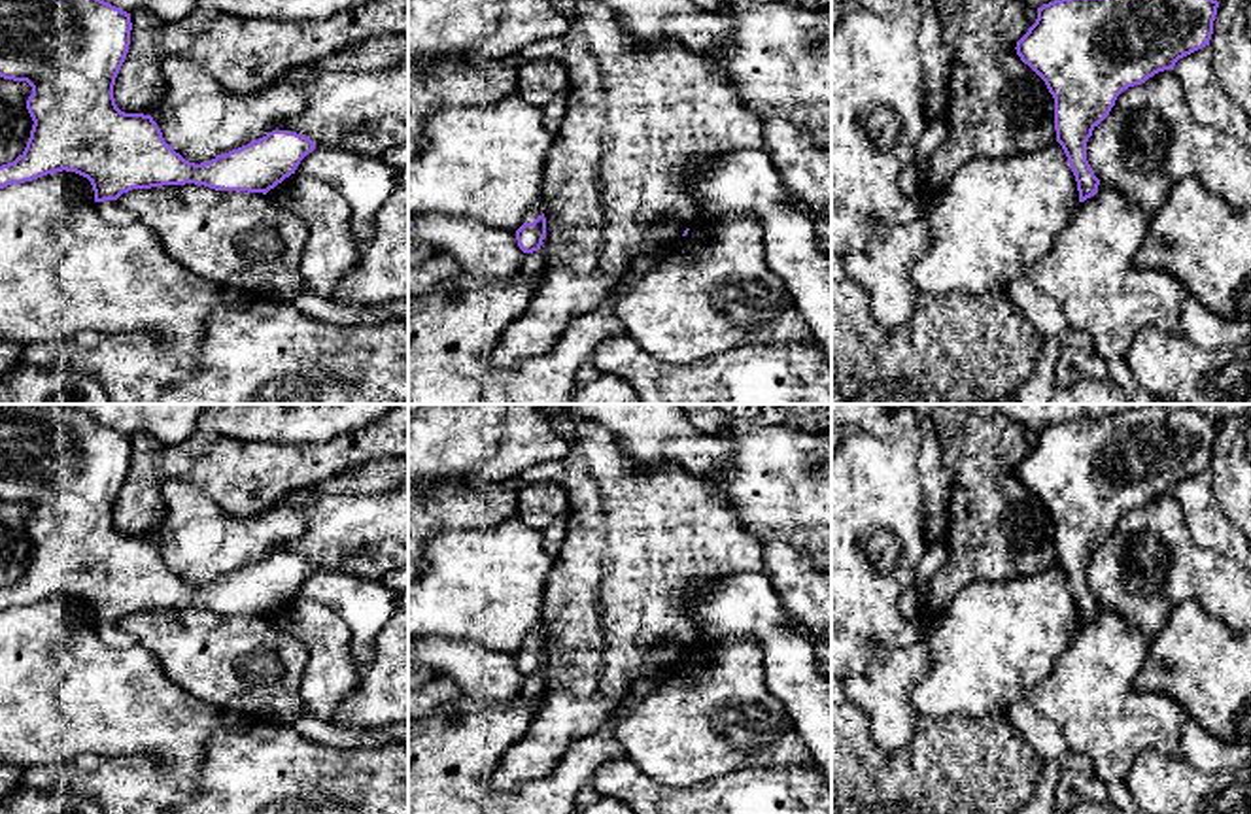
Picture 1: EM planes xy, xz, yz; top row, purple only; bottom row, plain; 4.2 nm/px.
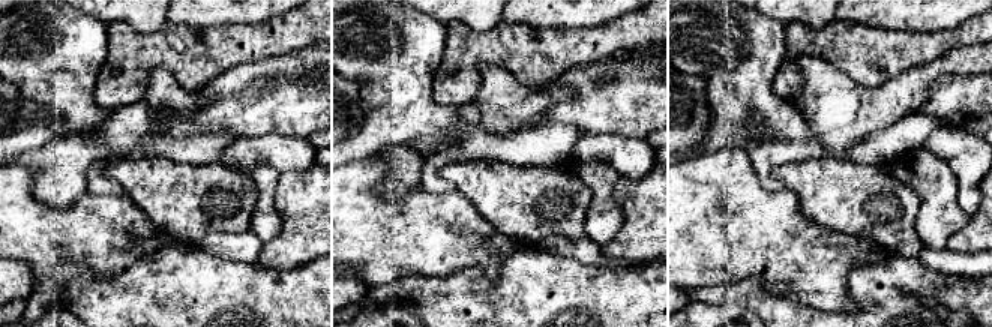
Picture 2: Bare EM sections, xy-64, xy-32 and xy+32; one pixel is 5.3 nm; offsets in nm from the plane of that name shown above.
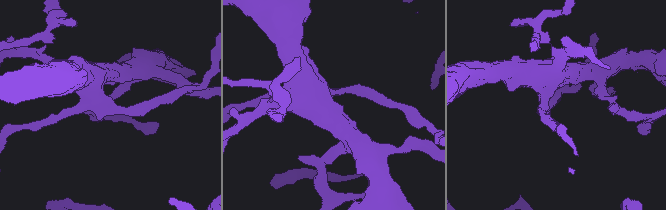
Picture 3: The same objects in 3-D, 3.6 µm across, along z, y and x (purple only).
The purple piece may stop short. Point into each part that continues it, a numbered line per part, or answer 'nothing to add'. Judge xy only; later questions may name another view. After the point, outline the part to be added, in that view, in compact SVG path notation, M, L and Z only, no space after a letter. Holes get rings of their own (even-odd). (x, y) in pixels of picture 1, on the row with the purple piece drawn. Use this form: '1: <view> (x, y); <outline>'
1: xy (112, 212); M119 200L96 202L96 210L98 215L110 225L129 225L136 221L134 213L125 210Z

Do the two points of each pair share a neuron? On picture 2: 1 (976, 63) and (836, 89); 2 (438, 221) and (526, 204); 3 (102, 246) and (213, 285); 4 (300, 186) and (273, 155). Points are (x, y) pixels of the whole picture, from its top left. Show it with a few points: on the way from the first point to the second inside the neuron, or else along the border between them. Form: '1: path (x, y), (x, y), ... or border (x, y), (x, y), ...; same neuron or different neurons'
1: path (941, 66), (922, 77), (899, 98), (871, 98); same neuron
2: border (455, 189), (506, 236); different neurons
3: border (173, 243), (134, 261), (119, 273); different neurons
4: border (314, 164), (302, 171), (284, 171), (281, 174); different neurons

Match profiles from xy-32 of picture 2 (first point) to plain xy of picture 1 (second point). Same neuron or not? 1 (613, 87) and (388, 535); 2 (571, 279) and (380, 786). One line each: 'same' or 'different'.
1: same
2: same

